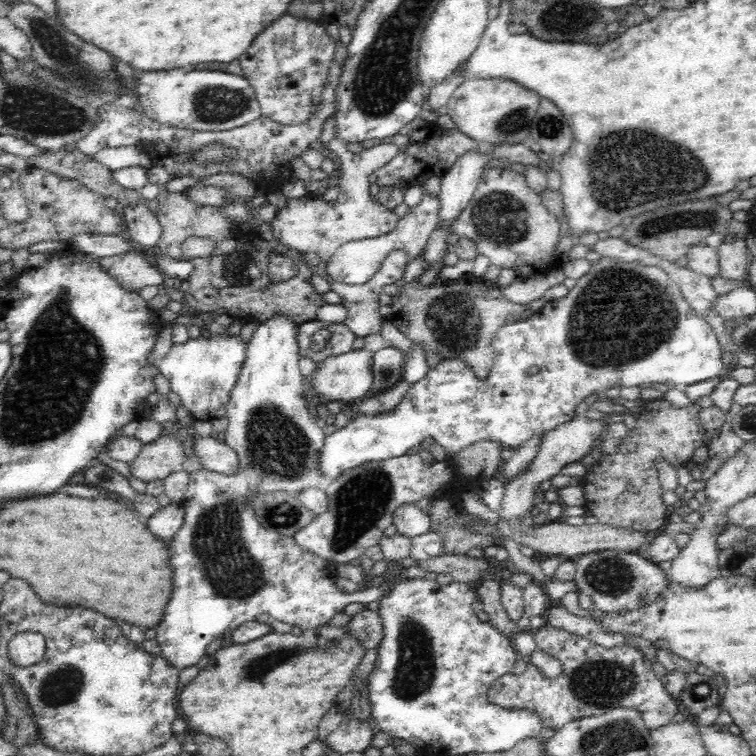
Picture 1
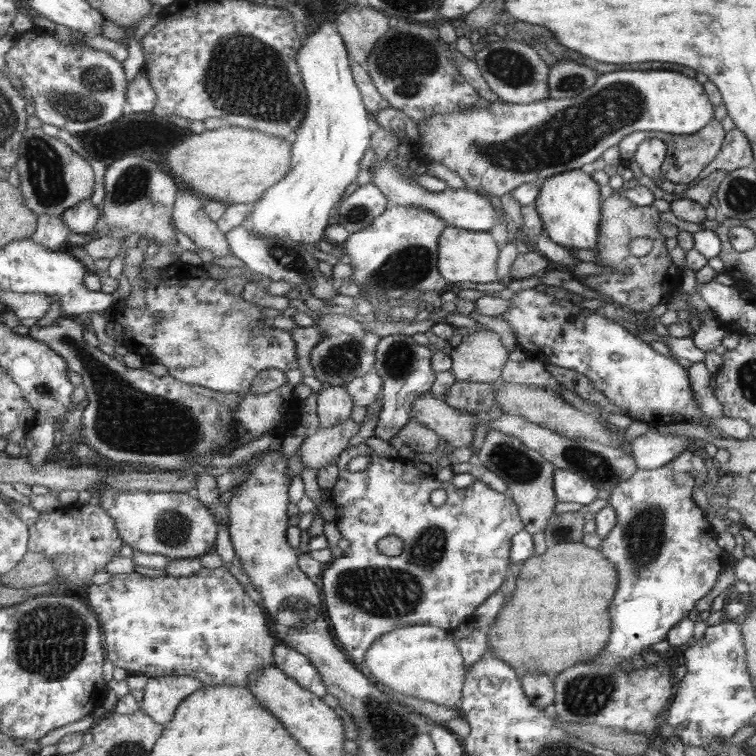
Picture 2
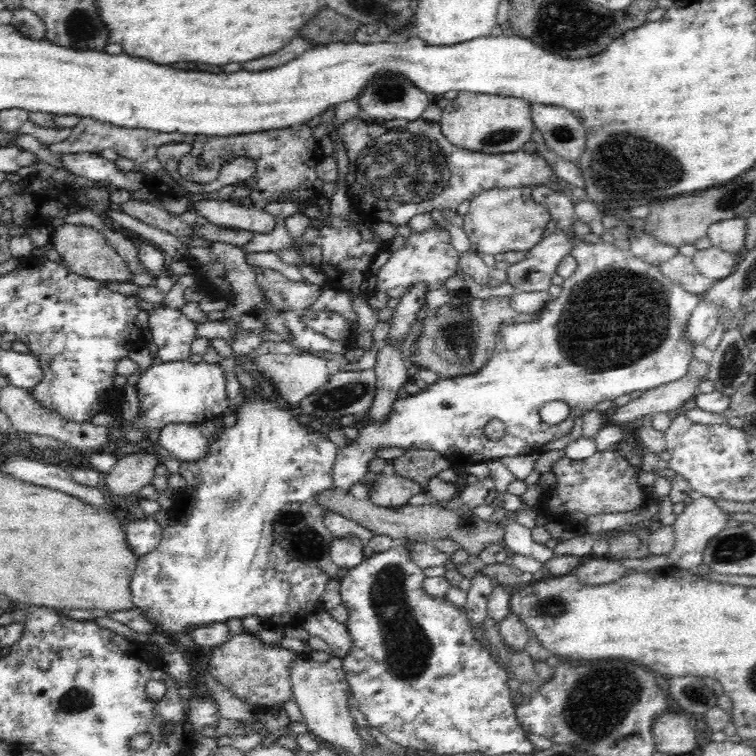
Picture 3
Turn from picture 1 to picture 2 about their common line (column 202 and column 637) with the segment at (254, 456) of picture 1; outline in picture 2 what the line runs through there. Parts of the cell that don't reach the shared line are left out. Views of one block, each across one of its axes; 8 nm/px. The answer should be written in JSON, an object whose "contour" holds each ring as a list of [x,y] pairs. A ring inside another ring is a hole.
{"contour":[[[683,450],[683,452],[679,452],[679,456],[673,458],[673,462],[665,464],[663,470],[639,470],[639,472],[635,472],[635,476],[633,476],[631,480],[625,480],[623,484],[619,484],[619,486],[613,490],[611,500],[609,500],[609,506],[611,506],[613,510],[617,510],[617,518],[619,518],[619,520],[617,520],[617,528],[605,538],[601,550],[603,550],[603,554],[607,556],[607,560],[617,568],[617,572],[621,572],[621,576],[619,576],[621,582],[619,582],[619,592],[617,592],[617,596],[615,596],[615,600],[613,600],[613,606],[611,606],[613,634],[611,634],[609,646],[607,646],[607,650],[605,650],[599,658],[593,660],[593,664],[605,664],[605,666],[611,666],[611,668],[619,668],[623,660],[629,660],[629,662],[631,662],[633,656],[651,658],[651,648],[649,648],[649,646],[655,644],[655,642],[665,640],[665,638],[667,638],[667,632],[673,630],[673,626],[677,626],[681,620],[685,620],[687,612],[693,610],[695,602],[697,602],[699,598],[703,598],[703,596],[715,586],[717,574],[719,574],[719,570],[721,570],[721,560],[727,558],[729,554],[723,554],[723,550],[715,544],[715,536],[713,536],[715,532],[711,532],[711,526],[709,526],[707,520],[703,518],[703,512],[693,504],[693,498],[691,498],[691,492],[693,492],[695,488],[705,488],[705,480],[707,480],[707,470],[705,470],[703,460],[701,460],[699,456],[695,456],[695,454],[687,452],[687,450]]]}

